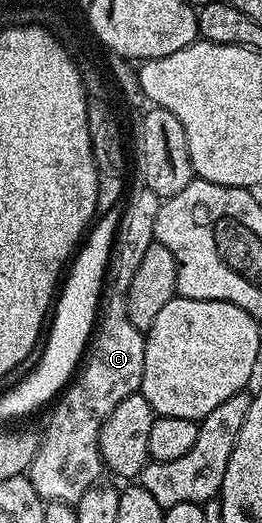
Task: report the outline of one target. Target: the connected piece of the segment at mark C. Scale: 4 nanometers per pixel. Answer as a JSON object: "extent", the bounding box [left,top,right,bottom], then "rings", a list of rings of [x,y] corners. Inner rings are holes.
{"extent":[29,186,161,506],"rings":[[[139,186],[130,196],[131,193],[119,214],[103,294],[99,298],[99,315],[85,359],[77,375],[58,397],[55,413],[47,429],[42,429],[39,449],[29,469],[33,490],[37,490],[45,502],[74,506],[90,488],[102,481],[99,479],[105,475],[105,465],[99,452],[99,431],[117,404],[138,393],[143,386],[145,332],[133,326],[129,318],[127,291],[133,282],[133,274],[137,274],[137,266],[141,266],[141,258],[145,258],[145,250],[156,243],[155,227],[161,197],[145,186]]]}

